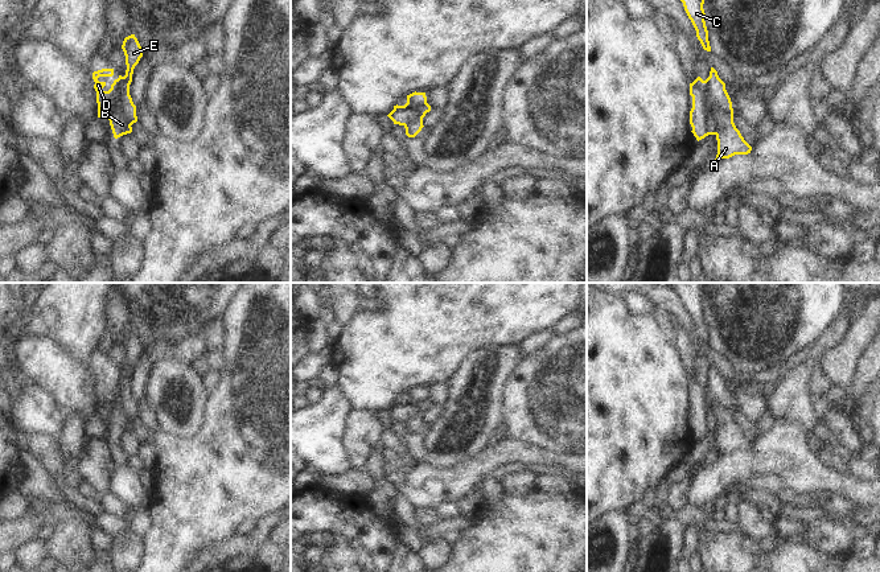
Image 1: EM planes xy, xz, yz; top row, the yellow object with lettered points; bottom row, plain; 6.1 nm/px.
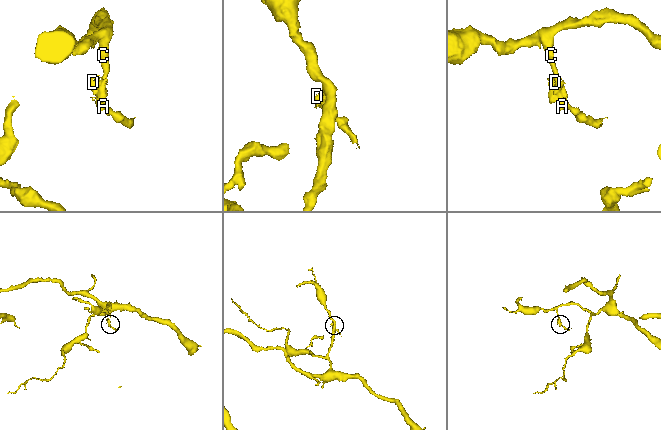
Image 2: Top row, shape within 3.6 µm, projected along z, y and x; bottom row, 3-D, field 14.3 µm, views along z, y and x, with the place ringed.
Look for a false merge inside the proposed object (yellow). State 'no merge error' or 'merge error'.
merge error

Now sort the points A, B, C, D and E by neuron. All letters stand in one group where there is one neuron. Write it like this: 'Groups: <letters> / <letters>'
Groups: A B D / C E.

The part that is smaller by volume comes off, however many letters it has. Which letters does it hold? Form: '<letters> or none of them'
A, B, D

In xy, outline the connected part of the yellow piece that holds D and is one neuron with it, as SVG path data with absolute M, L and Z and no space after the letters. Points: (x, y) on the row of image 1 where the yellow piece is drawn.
M102 69L92 73L92 79L95 82L94 89L96 91L96 103L98 103L98 118L106 118L110 120L110 125L114 133L114 137L118 139L123 135L132 132L132 124L137 122L136 106L132 102L132 98L128 98L127 103L129 110L124 108L122 102L123 92L123 77L119 75L114 81L108 91L102 89L106 86L106 82L99 82L99 77L112 77L114 69Z

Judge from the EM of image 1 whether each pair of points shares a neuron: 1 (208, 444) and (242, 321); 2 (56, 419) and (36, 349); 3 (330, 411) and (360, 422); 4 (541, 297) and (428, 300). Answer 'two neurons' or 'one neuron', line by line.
1: one neuron
2: two neurons
3: two neurons
4: one neuron

